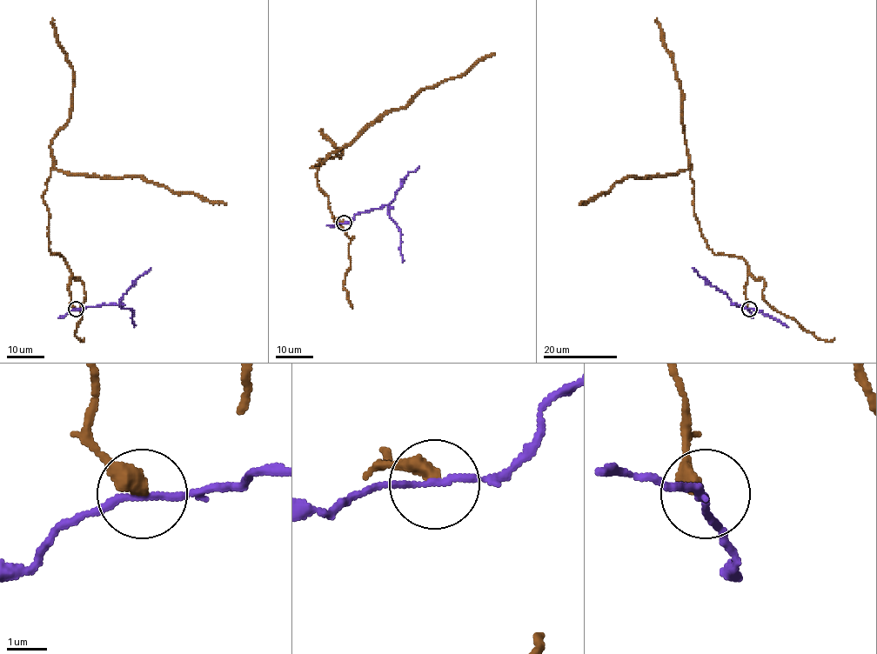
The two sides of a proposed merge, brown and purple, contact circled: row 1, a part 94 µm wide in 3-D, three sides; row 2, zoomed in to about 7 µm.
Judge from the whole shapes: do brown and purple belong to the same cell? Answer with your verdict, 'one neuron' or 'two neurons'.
two neurons

